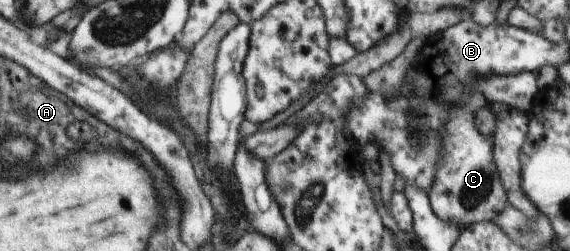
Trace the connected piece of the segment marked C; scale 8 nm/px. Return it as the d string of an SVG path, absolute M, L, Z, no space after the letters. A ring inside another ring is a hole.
M468 92L464 98L462 106L454 104L450 108L448 120L440 130L437 172L427 196L430 210L437 218L445 224L452 223L461 228L474 222L494 220L507 204L506 192L494 166L493 138L480 134L474 126L475 113L486 101L480 93Z

